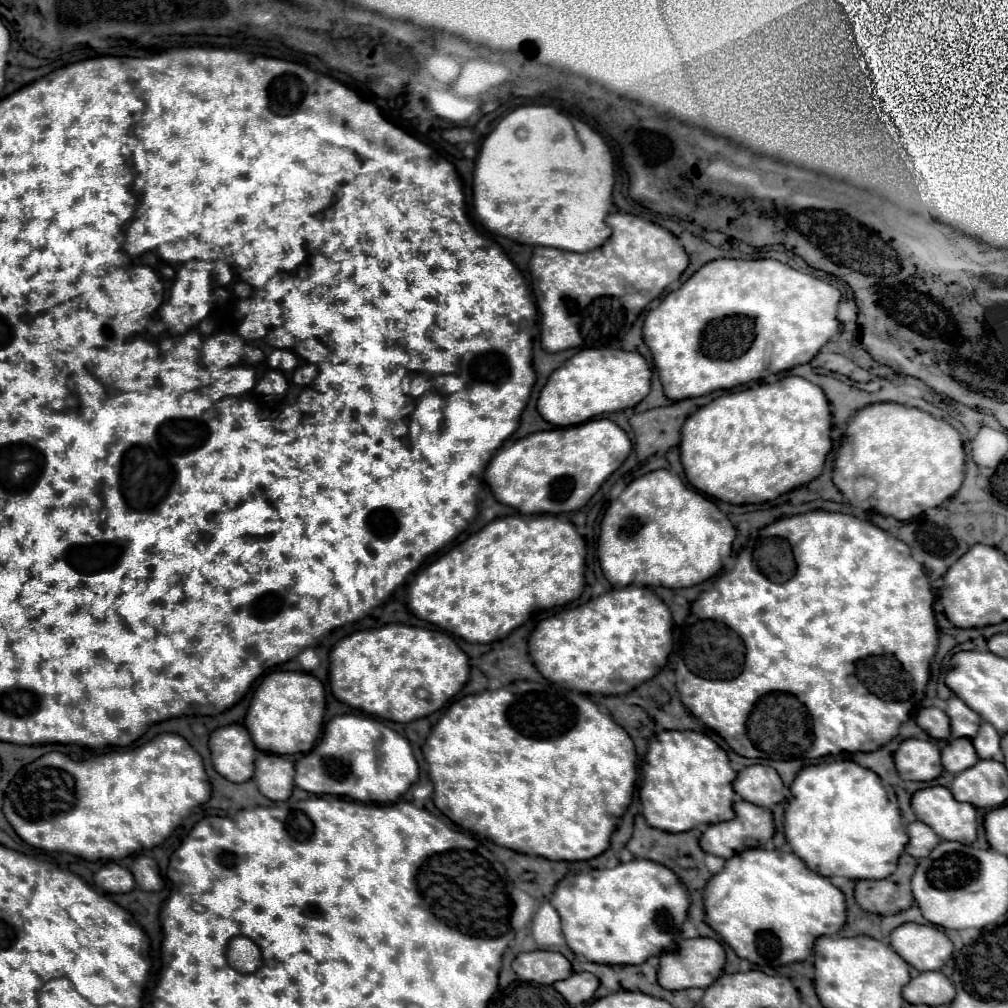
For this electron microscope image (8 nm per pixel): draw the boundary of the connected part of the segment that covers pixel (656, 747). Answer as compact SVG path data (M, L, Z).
M661 730L649 740L649 750L643 760L643 786L639 792L641 804L643 804L643 816L649 826L665 830L665 832L687 832L693 828L699 828L703 824L717 824L727 822L735 818L733 812L733 786L735 770L729 766L729 758L725 750L713 742L703 732L677 732L677 730Z

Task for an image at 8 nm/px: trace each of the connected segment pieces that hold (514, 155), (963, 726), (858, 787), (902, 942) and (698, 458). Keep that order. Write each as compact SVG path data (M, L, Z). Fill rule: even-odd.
M531 104L531 106L519 106L513 112L509 112L493 128L493 132L483 140L481 152L479 152L477 162L475 162L475 172L473 172L473 206L475 206L477 220L493 234L499 234L499 236L505 236L505 238L511 238L519 244L529 244L529 246L551 246L551 248L569 250L569 252L591 252L595 248L601 248L613 234L611 226L605 220L609 216L611 206L613 206L613 186L615 186L615 162L613 162L613 154L611 154L607 142L597 132L589 130L589 144L583 144L577 138L577 132L565 114L561 114L553 106Z
M951 696L947 700L945 712L951 718L951 734L955 738L975 738L977 736L981 716L977 712L973 712L961 698Z
M831 762L803 768L791 786L791 802L785 810L785 838L791 850L817 874L821 876L845 876L849 880L883 880L891 876L897 868L897 860L907 844L907 832L901 824L899 806L889 802L887 790L881 784L881 778L851 762Z
M931 924L897 926L891 932L891 948L919 972L941 970L953 954L953 942Z
M787 376L787 378L781 378L773 384L759 384L755 388L747 388L747 390L741 390L741 392L719 396L711 404L699 408L683 424L683 428L681 428L681 446L679 448L681 448L681 462L683 462L683 468L685 468L685 476L687 476L687 480L691 482L693 488L705 492L707 496L713 496L713 498L723 500L723 502L731 502L731 504L765 504L765 502L771 502L777 496L781 496L781 494L785 494L793 488L799 488L803 484L815 480L823 472L825 458L831 452L831 446L833 446L831 444L831 410L829 410L829 402L827 402L823 390L817 384L813 384L805 378Z

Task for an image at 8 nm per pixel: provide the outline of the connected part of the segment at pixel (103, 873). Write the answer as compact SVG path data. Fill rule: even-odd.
M115 862L105 864L95 876L93 882L99 890L107 892L107 894L117 894L117 892L131 892L135 888L135 880L131 876L131 872Z

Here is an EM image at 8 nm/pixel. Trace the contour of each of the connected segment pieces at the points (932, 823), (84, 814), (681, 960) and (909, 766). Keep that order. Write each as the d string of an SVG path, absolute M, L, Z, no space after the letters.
M931 786L913 794L913 812L943 840L973 844L977 840L975 808L959 804L949 788Z
M159 734L151 742L125 750L95 754L87 760L71 760L49 752L25 766L9 784L3 812L15 832L31 846L47 852L69 852L85 860L123 860L135 852L149 850L167 840L175 828L211 798L201 756L179 734Z
M693 938L681 940L679 952L667 952L667 956L659 956L659 984L667 990L681 990L681 988L707 988L711 986L721 974L725 966L725 950L713 938Z
M909 738L895 752L895 766L903 780L931 782L943 774L939 748L933 742Z

